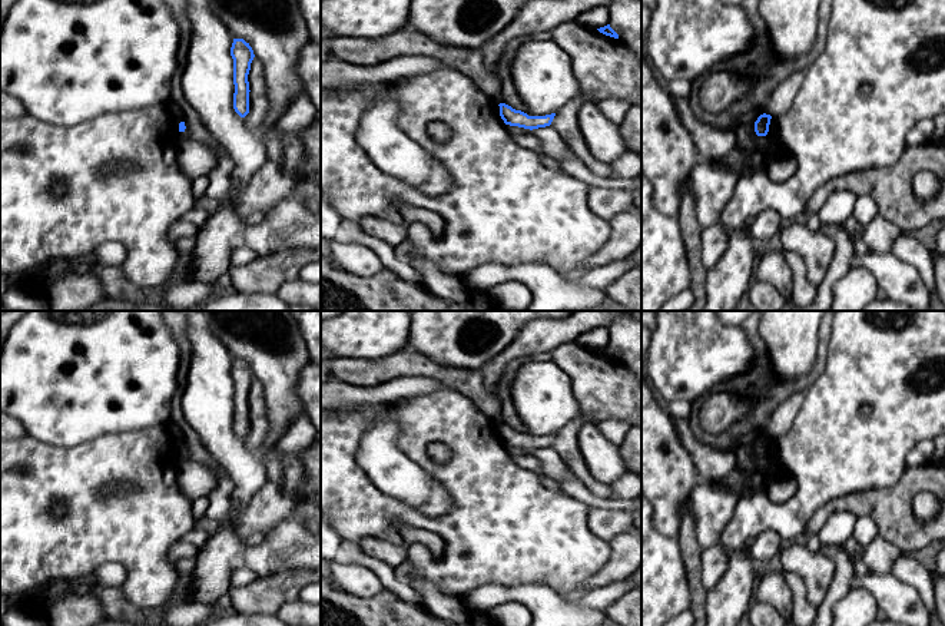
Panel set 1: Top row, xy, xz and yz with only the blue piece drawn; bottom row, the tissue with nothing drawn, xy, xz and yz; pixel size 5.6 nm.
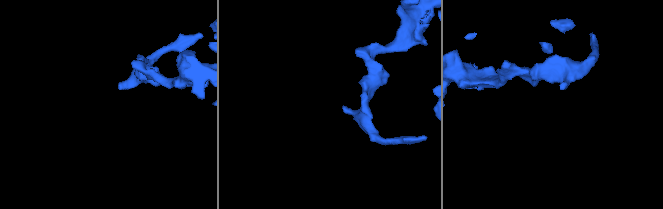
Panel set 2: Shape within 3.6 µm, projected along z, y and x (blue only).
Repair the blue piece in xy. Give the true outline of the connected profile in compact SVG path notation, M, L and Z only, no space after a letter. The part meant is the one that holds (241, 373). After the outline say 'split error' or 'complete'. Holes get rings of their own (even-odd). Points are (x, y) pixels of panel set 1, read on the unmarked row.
M233 360L231 368L231 377L233 380L233 430L245 438L249 434L249 403L248 395L251 384L255 378L252 368L243 360Z; complete

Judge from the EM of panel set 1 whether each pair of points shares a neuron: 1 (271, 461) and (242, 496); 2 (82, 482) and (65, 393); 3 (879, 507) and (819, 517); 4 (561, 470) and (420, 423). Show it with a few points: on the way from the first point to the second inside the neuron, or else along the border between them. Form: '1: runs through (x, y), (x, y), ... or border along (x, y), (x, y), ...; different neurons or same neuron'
1: border along (257, 453), (268, 477); different neurons
2: border along (106, 433), (72, 446), (42, 443); different neurons
3: runs through (865, 504), (834, 506); same neuron
4: border along (504, 446), (511, 457); different neurons

